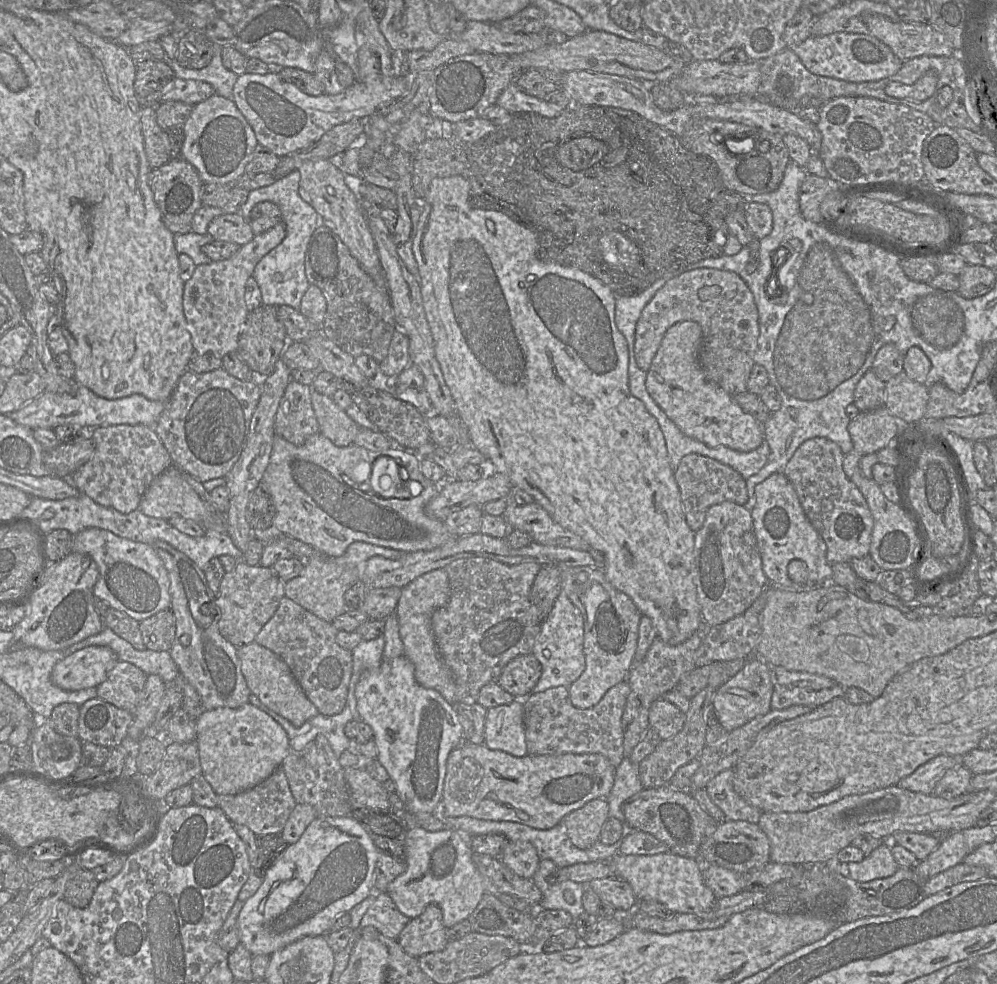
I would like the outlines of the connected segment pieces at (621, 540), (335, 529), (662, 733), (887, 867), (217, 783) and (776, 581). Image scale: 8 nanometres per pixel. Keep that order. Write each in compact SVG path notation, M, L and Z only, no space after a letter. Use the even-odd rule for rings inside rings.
M456 175L444 178L435 178L429 186L426 197L422 200L422 213L418 224L417 234L413 241L413 253L417 261L421 295L426 318L433 336L436 359L438 360L443 378L449 387L453 397L457 414L467 426L470 441L473 447L478 449L493 465L495 472L499 472L508 477L513 486L517 486L529 493L534 502L538 503L550 517L563 528L580 536L594 550L600 551L605 555L604 574L609 583L617 590L626 594L635 604L640 613L647 616L652 621L657 631L657 637L669 645L678 645L686 641L695 632L703 627L701 609L697 601L697 590L695 585L695 532L687 524L685 513L681 501L680 490L675 480L674 473L669 464L669 456L666 448L666 442L657 420L647 411L644 404L631 395L628 386L628 346L627 341L618 330L615 322L615 294L613 291L598 279L571 267L564 267L554 263L545 263L537 258L537 236L531 230L521 226L506 214L495 211L476 208L470 205L470 182L463 175Z
M320 432L308 438L302 445L294 445L279 435L274 437L269 464L260 481L261 488L274 507L272 528L276 533L300 540L321 554L329 557L342 556L350 544L356 541L391 548L403 553L432 550L457 538L447 529L444 521L425 513L427 503L437 495L440 484L426 479L420 470L420 457L405 448L392 445L381 451L371 451L351 444L338 447ZM380 457L391 457L398 462L405 482L412 480L420 484L421 493L409 498L385 498L371 489L370 476L374 462Z
M657 699L649 709L649 728L657 732L662 741L671 739L684 727L686 714L674 704Z
M886 839L861 862L849 862L850 877L859 882L890 877L899 869L891 851L891 841Z
M250 702L237 708L205 710L196 720L196 744L201 774L218 795L242 793L266 780L281 767L290 746L284 728Z
M783 472L770 475L766 480L755 487L756 505L752 510L753 528L758 550L762 558L762 569L768 578L769 584L785 591L801 592L799 584L794 583L788 575L788 565L792 560L804 561L809 568L809 580L822 587L825 581L832 581L832 565L827 561L827 545L819 532L813 527L806 516L799 501L798 495Z

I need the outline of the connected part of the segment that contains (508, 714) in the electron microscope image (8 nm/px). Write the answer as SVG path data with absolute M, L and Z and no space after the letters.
M512 702L487 709L483 744L514 757L526 756L523 704Z

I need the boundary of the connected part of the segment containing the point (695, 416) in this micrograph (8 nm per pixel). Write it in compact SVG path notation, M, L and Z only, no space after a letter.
M682 321L671 326L647 372L647 391L686 436L710 447L727 446L741 452L752 451L765 439L762 424L745 412L732 395L706 377L699 362L701 343L702 330L698 323Z

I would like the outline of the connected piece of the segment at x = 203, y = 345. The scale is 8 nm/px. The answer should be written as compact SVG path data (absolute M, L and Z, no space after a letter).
M280 222L268 231L255 235L229 259L196 266L183 289L183 313L194 354L212 354L222 359L228 354L236 353L240 334L249 315L245 303L246 282L259 261L277 247L285 236L285 224Z

